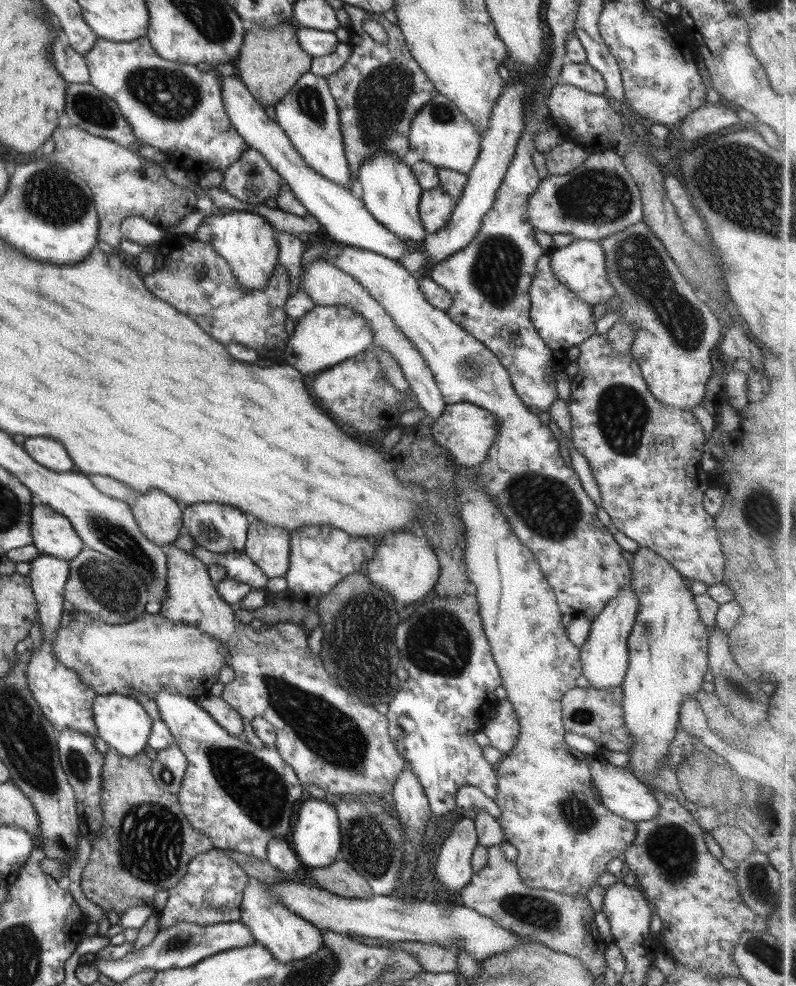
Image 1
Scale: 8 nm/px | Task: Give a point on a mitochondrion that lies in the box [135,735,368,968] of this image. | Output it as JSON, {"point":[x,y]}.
{"point":[254,786]}

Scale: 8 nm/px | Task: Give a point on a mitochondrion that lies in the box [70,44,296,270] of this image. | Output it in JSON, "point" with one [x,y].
{"point":[170,95]}

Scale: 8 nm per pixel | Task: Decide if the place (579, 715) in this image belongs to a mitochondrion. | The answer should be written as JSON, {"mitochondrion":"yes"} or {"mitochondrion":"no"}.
{"mitochondrion":"yes"}

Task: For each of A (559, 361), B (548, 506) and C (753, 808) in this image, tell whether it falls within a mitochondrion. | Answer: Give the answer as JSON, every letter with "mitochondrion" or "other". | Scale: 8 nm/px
{"A":"other","B":"mitochondrion","C":"other"}

